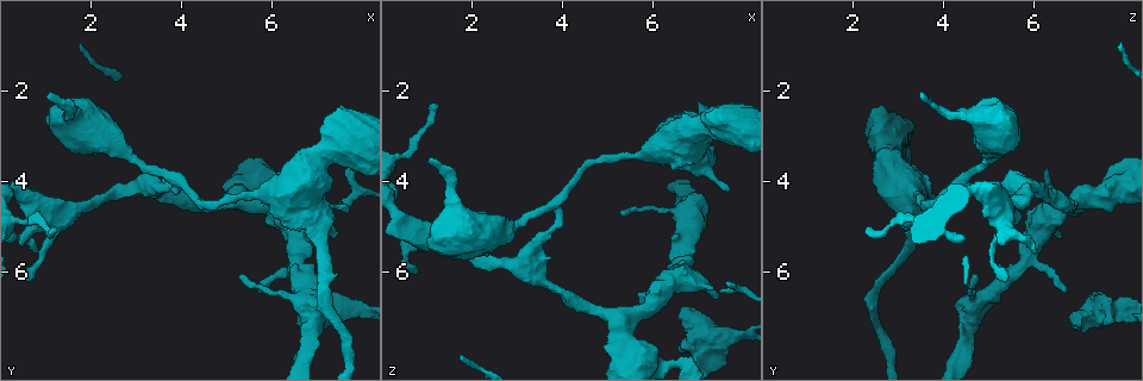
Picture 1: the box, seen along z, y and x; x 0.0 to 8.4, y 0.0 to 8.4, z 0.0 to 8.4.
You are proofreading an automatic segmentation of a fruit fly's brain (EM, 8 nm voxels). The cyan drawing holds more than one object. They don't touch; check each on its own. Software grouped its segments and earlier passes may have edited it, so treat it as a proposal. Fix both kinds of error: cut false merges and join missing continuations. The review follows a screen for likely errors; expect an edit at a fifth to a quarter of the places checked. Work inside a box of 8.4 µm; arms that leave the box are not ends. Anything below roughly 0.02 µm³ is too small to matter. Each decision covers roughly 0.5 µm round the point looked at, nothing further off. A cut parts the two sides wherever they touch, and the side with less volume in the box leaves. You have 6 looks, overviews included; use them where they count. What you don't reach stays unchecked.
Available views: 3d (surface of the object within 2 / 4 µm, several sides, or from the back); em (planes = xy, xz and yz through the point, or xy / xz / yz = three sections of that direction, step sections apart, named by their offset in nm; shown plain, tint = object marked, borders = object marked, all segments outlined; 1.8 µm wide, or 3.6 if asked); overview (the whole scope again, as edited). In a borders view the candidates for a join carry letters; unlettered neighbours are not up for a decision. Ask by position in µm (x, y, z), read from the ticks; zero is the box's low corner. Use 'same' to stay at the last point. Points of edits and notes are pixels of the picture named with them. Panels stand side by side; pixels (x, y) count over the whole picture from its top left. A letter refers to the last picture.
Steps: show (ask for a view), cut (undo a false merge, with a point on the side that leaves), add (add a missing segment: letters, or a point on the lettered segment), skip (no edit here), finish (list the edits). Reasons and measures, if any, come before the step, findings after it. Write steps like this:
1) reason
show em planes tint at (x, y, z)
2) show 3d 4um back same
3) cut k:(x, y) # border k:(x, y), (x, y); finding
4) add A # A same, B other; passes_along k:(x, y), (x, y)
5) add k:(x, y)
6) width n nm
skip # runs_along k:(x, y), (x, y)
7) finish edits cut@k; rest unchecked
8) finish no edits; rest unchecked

branch stops here
show em 3.6um planes borders at (1.05, 2.10, 3.55)

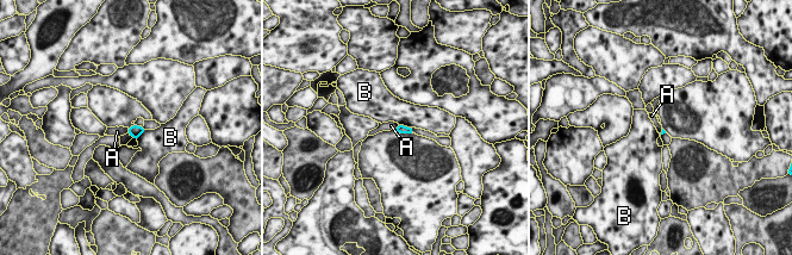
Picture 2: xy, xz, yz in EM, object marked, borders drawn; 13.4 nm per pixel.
longest_contact B 170 nm
skip # A other, B other; border 2:(128, 129), (129, 132); no lettered segment goes on from it

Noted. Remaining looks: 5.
thin end
show em 3.6um planes borders at (5.70, 6.40, 6.70)

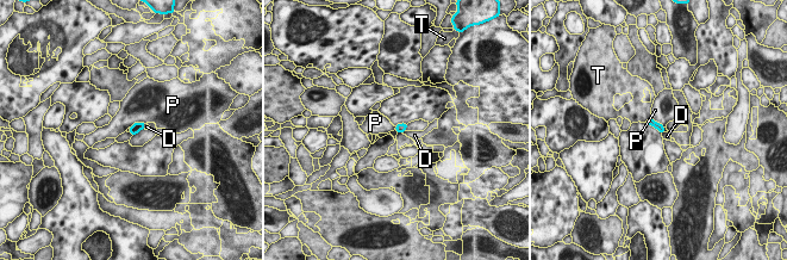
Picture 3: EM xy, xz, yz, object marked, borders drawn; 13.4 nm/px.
skip # D other, P other, T other; border 3:(145, 123), (137, 122), (130, 128); none of them fits

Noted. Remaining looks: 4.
an open end
show em planes borders at (0.80, 5.55, 6.00)

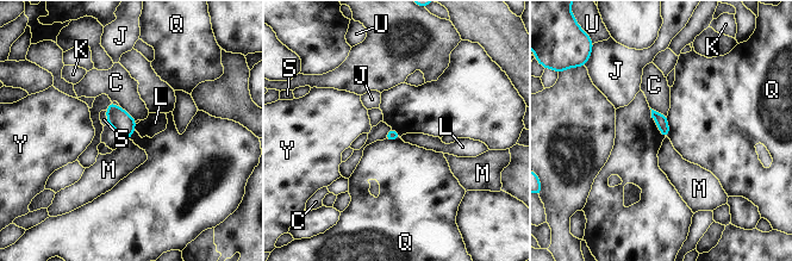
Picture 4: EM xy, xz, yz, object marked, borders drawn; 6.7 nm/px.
skip # C other, J other, K other, L other, M other, Q other, S other, U other, Y other; border 4:(128, 138), (124, 141); no lettered segment goes on from it

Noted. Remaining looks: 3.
finish no edits; rest unchecked

